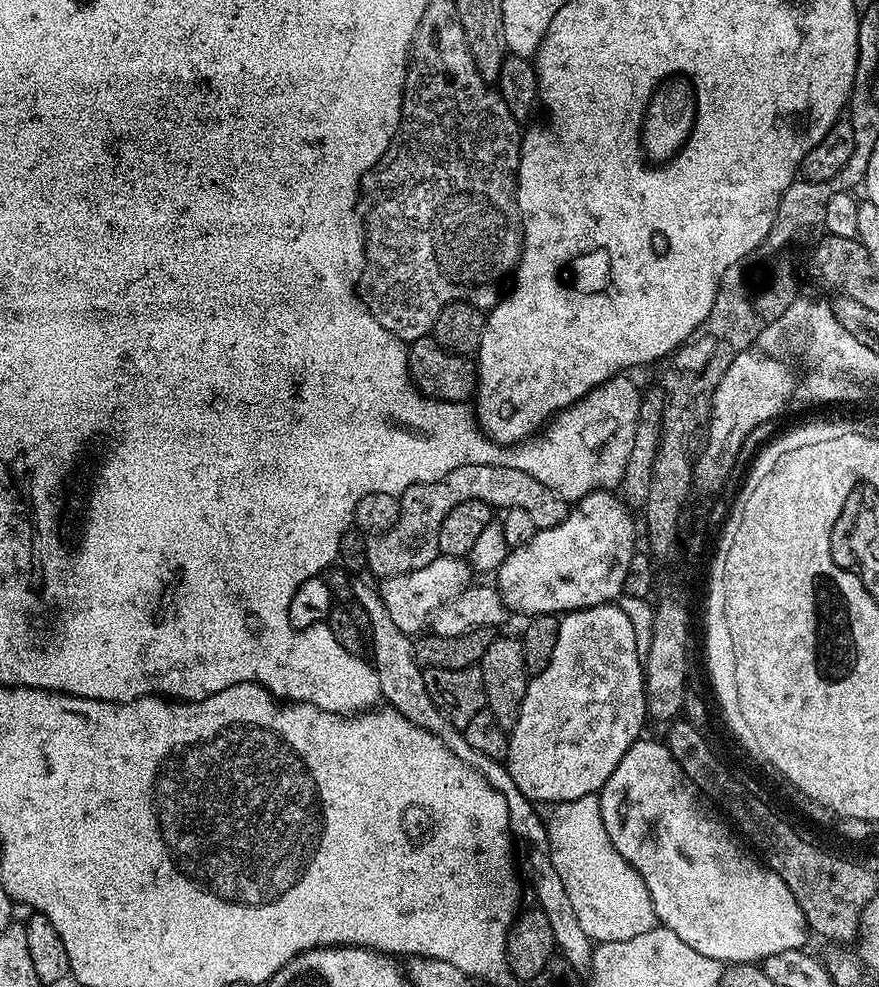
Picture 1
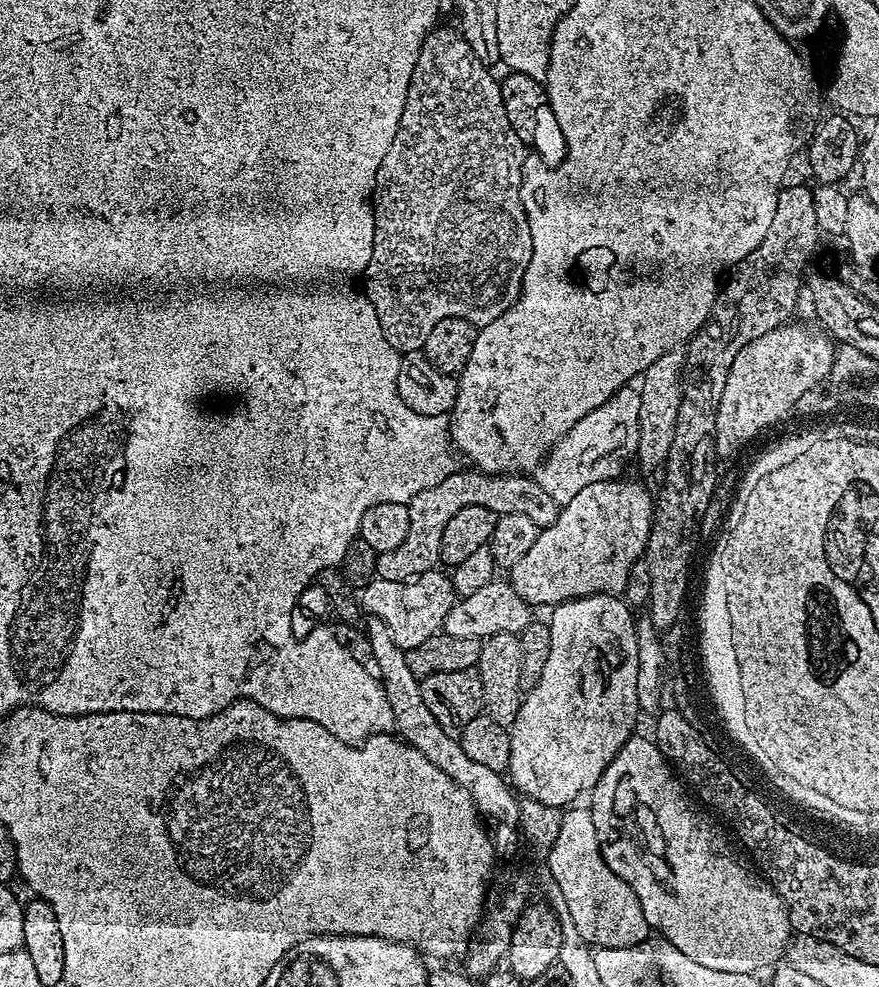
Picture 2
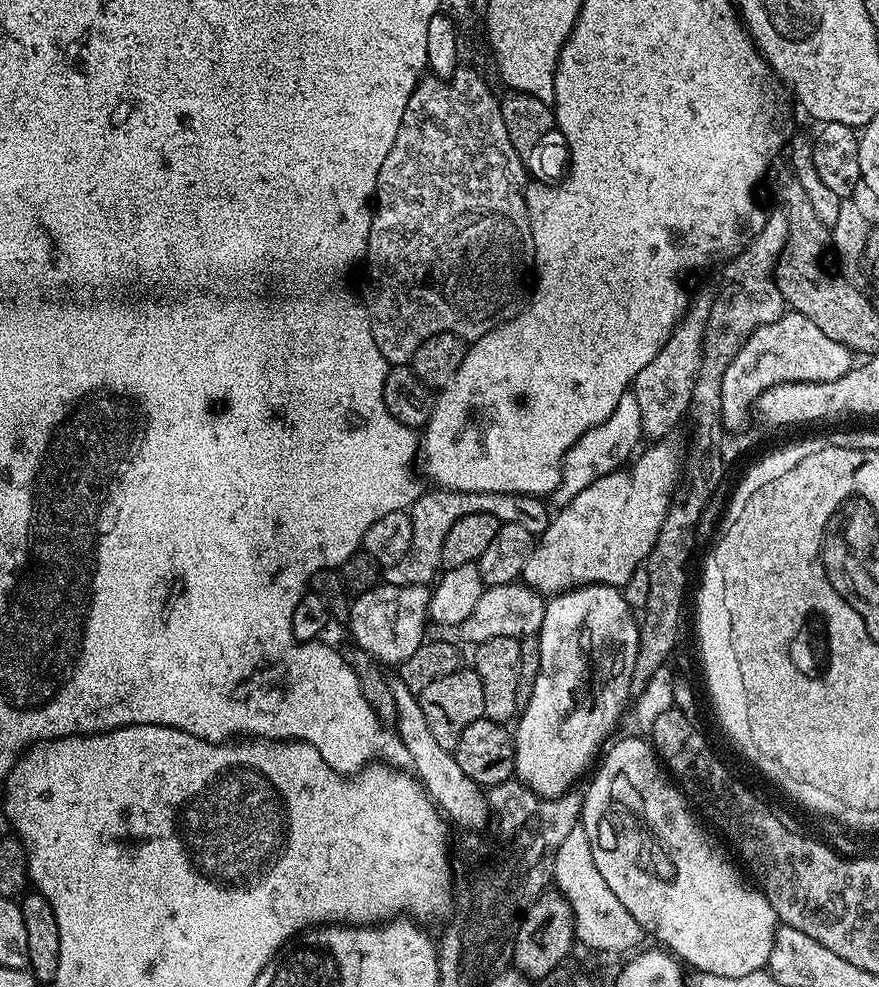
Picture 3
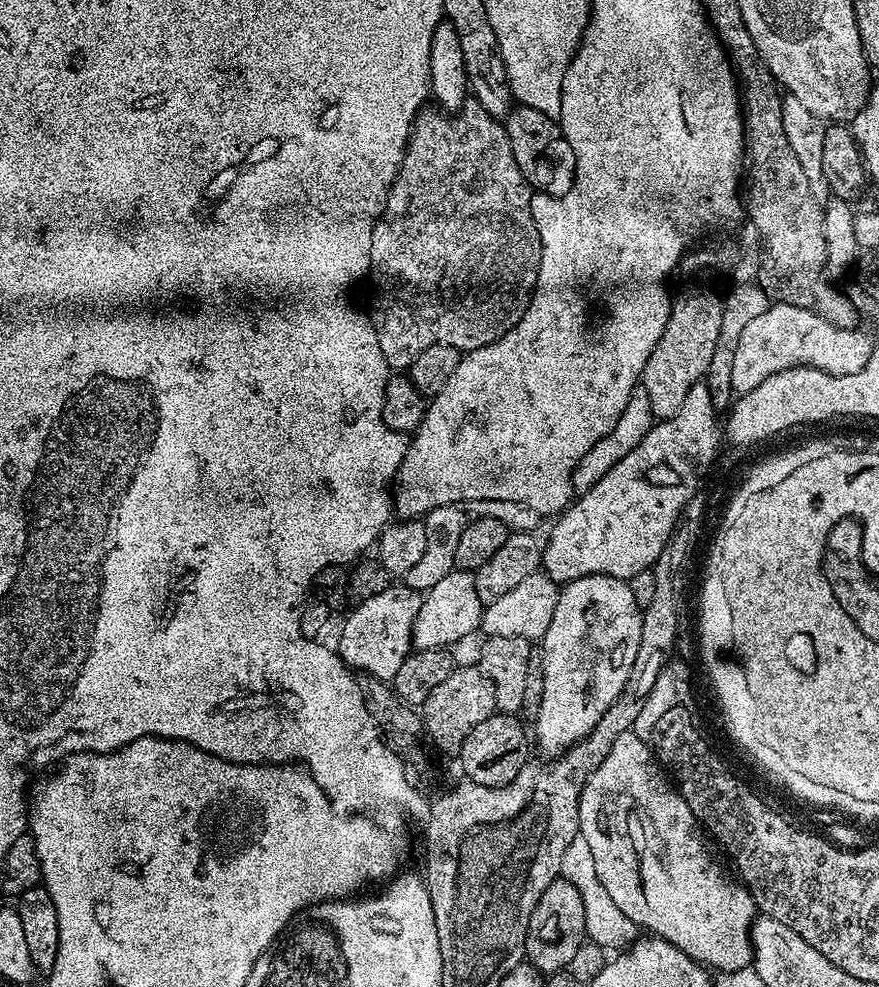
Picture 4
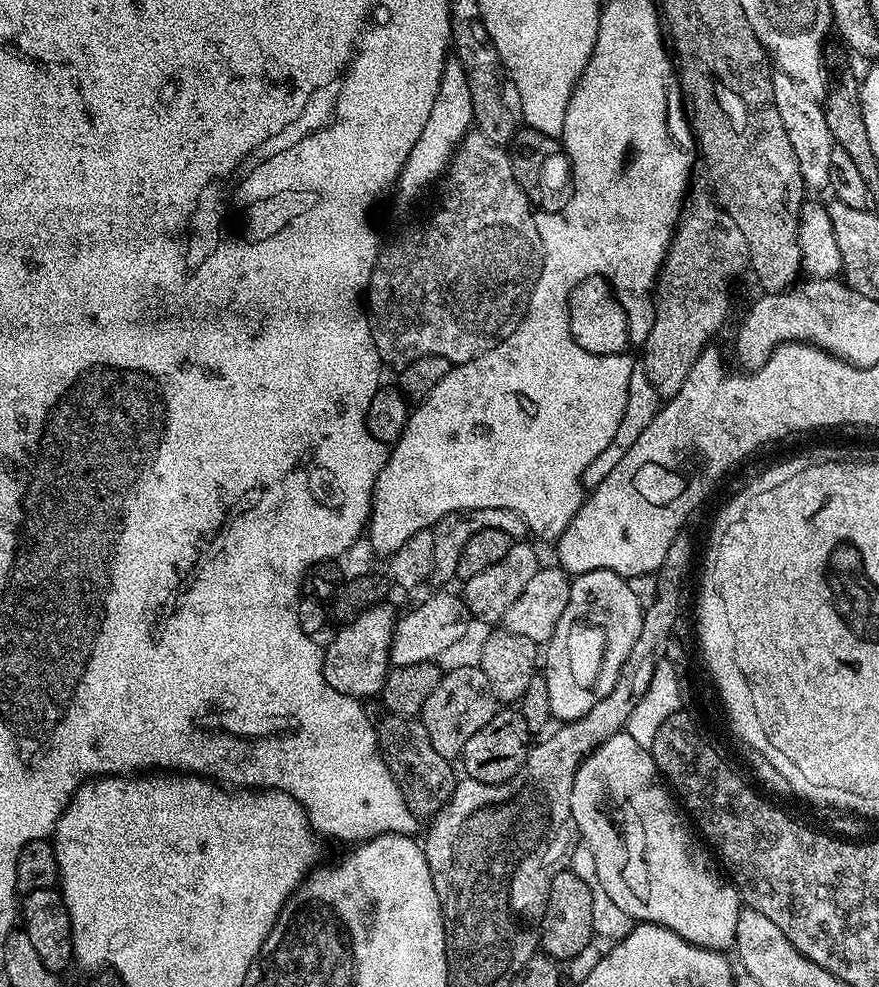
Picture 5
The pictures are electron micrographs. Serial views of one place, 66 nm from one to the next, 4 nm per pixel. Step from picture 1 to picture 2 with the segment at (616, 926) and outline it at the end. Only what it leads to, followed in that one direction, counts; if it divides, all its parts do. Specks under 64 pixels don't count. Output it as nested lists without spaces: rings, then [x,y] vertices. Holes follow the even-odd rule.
[[[569,807],[561,815],[558,838],[554,838],[551,848],[548,850],[548,872],[555,882],[558,882],[577,930],[588,945],[596,948],[625,948],[626,946],[641,944],[643,940],[649,939],[650,929],[642,914],[640,896],[636,889],[631,888],[625,880],[615,876],[610,870],[610,866],[606,866],[600,853],[598,834],[594,834],[591,811],[587,807],[580,807]]]

